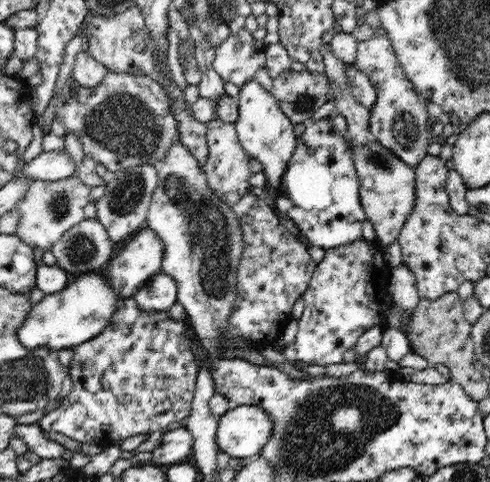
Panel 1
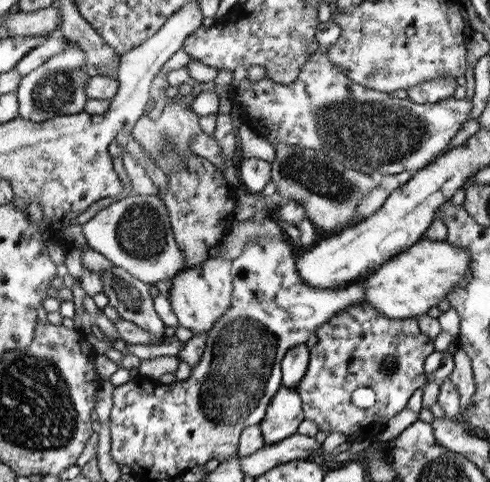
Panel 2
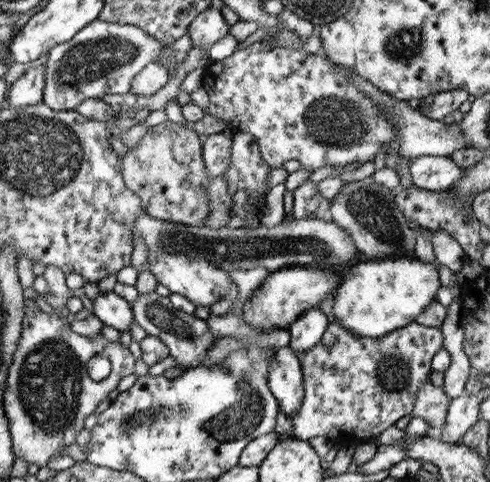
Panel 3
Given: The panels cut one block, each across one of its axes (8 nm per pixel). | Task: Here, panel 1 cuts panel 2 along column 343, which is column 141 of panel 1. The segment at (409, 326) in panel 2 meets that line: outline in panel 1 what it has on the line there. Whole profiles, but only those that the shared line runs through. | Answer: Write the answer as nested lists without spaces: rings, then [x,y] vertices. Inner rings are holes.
[[[124,298],[122,306],[112,316],[112,322],[92,340],[74,348],[74,358],[68,366],[72,376],[72,392],[62,404],[40,418],[42,432],[58,432],[80,444],[112,446],[130,436],[150,436],[178,426],[192,412],[192,398],[198,376],[198,356],[194,352],[192,332],[186,322],[170,318],[168,312],[146,312],[134,298]]]

